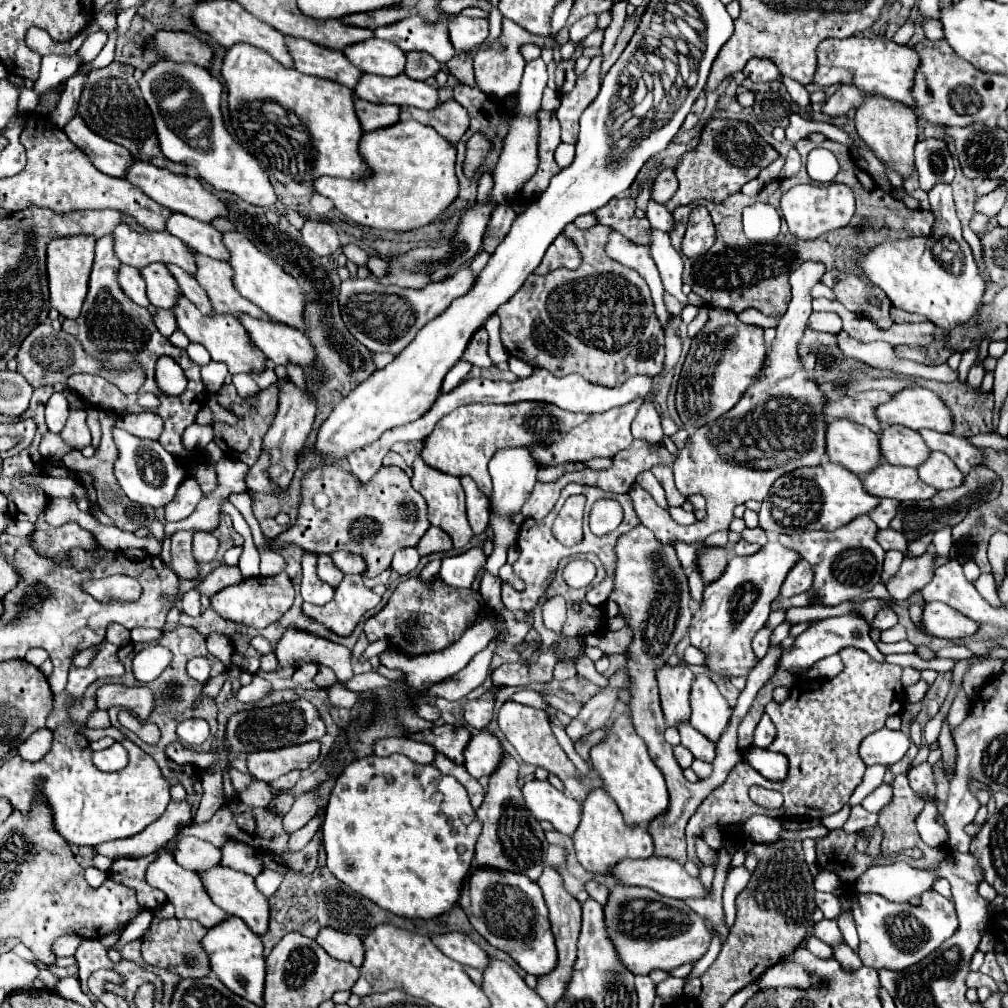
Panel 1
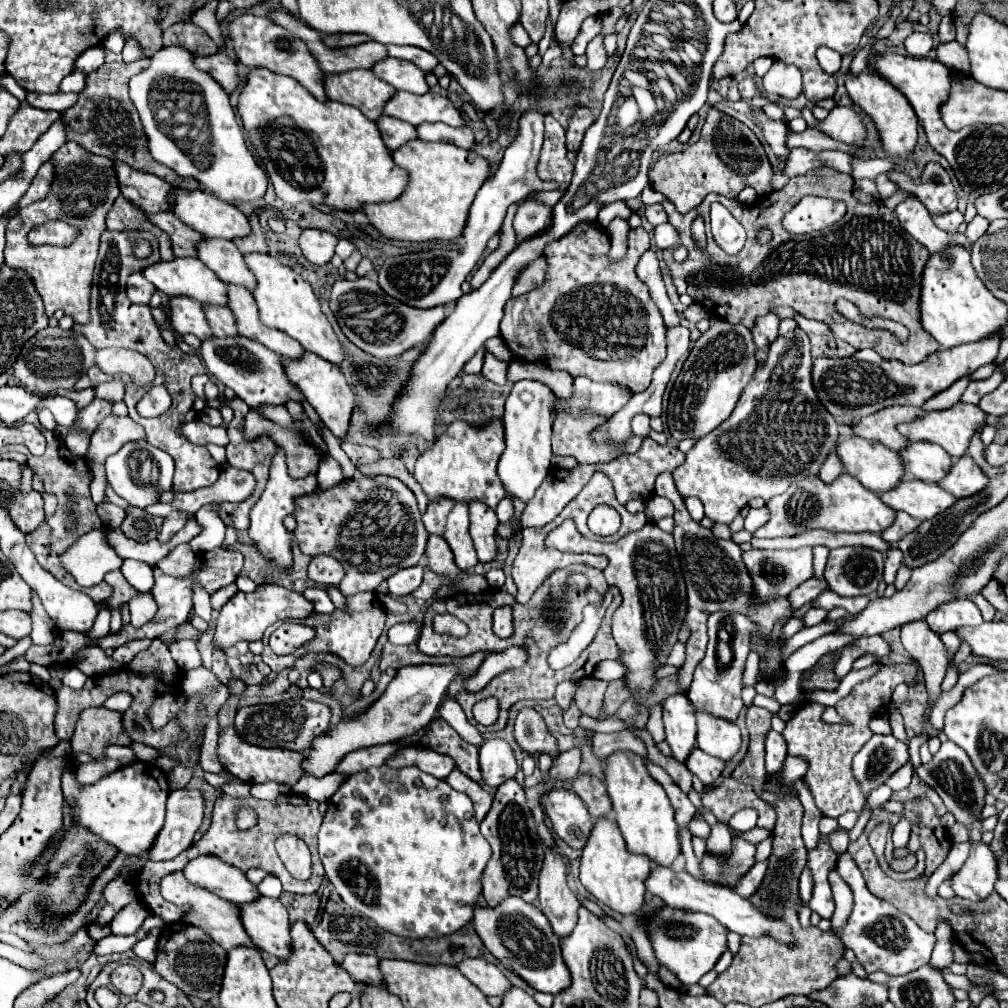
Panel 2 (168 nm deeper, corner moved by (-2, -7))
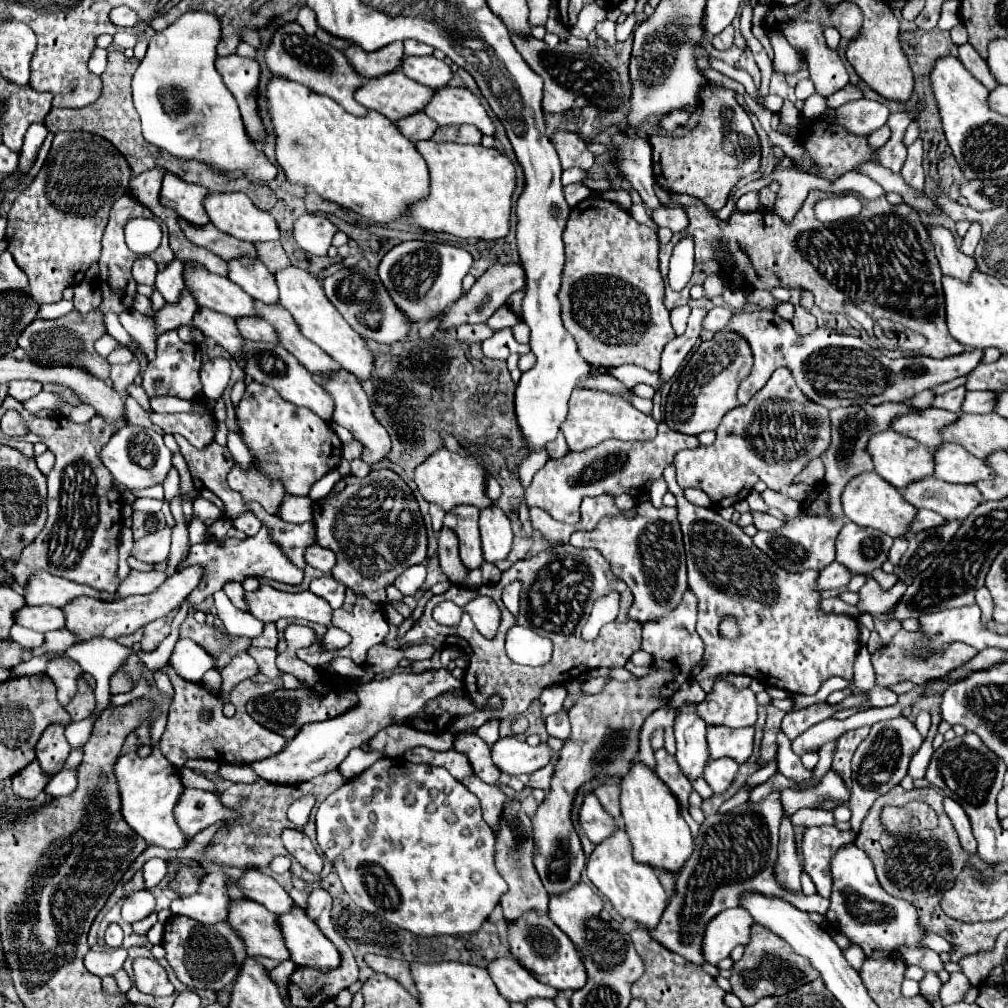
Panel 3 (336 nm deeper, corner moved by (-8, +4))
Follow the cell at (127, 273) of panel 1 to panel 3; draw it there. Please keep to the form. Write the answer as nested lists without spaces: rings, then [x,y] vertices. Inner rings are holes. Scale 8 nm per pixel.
[[[138,257],[134,261],[134,267],[132,267],[132,277],[136,283],[142,283],[142,285],[154,285],[154,277],[158,273],[158,267],[156,263],[150,259],[150,257]]]

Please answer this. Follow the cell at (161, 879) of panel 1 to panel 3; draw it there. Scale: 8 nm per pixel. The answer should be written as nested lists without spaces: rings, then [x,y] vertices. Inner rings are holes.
[[[230,899],[228,925],[242,937],[248,955],[262,955],[276,961],[288,959],[288,951],[276,923],[276,915],[252,899]]]

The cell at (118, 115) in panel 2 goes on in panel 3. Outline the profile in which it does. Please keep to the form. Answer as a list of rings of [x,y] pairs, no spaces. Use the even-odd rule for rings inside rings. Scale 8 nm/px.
[[[110,51],[108,53],[108,67],[106,71],[102,73],[102,95],[98,97],[98,101],[94,101],[94,105],[88,105],[88,107],[82,107],[82,109],[52,109],[48,115],[46,115],[46,121],[44,125],[48,127],[50,133],[60,133],[60,131],[88,131],[88,133],[94,133],[94,135],[100,135],[104,139],[108,139],[124,157],[126,161],[130,163],[134,175],[138,173],[144,173],[148,169],[154,169],[154,167],[162,167],[166,171],[172,171],[174,175],[182,177],[184,181],[188,183],[196,183],[196,185],[202,185],[206,187],[208,191],[212,193],[230,193],[230,191],[242,191],[246,193],[252,203],[256,207],[260,207],[262,211],[270,211],[276,203],[276,195],[274,191],[268,187],[268,185],[260,185],[260,183],[250,183],[250,181],[244,181],[244,179],[228,179],[220,173],[214,173],[210,169],[206,169],[204,163],[198,163],[198,161],[182,161],[182,159],[176,159],[176,157],[170,157],[170,153],[150,145],[142,133],[140,133],[140,121],[138,121],[138,113],[134,109],[134,103],[132,103],[132,89],[130,89],[130,79],[138,67],[138,59],[136,57],[126,57],[122,51]]]

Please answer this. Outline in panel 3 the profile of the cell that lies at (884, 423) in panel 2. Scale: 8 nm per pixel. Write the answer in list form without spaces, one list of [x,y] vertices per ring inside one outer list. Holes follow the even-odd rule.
[[[934,407],[912,409],[910,413],[904,413],[902,417],[894,417],[890,427],[906,437],[916,439],[918,443],[922,443],[934,451],[936,447],[942,445],[940,429],[944,425],[950,425],[958,417],[960,417],[960,413],[950,413],[950,411],[942,411],[942,409],[934,409]]]

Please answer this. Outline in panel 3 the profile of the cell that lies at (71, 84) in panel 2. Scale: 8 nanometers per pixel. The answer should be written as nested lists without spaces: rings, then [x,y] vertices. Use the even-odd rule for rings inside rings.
[[[96,47],[88,61],[88,69],[100,75],[106,68],[106,49]]]

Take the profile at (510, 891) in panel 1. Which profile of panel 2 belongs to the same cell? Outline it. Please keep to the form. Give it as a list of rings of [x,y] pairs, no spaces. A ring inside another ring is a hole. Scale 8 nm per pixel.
[[[508,898],[496,908],[474,908],[474,928],[484,946],[500,960],[500,964],[516,972],[534,990],[558,994],[570,986],[570,972],[560,954],[560,940],[554,934],[548,918],[534,904],[524,904],[520,898]]]

